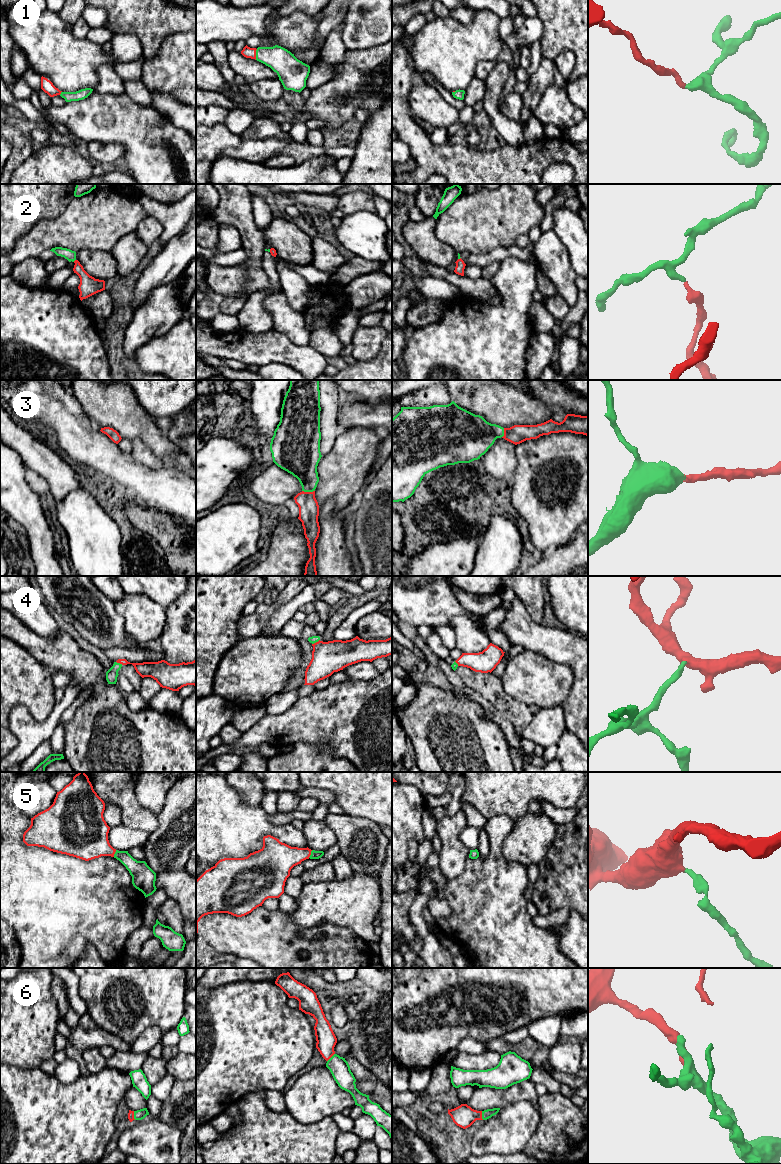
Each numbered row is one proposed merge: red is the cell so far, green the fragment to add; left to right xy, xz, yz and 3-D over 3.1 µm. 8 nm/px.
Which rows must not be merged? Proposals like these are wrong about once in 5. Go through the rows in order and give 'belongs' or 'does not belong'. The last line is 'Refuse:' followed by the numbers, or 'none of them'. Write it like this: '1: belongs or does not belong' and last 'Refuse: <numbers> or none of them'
1: belongs
2: belongs
3: belongs
4: belongs
5: belongs
6: belongs
Refuse: none of them

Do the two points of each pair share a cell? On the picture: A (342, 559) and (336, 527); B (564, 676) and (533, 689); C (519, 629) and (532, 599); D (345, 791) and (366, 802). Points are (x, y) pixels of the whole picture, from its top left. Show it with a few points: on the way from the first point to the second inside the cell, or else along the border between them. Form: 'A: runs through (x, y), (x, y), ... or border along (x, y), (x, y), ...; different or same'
A: runs through (336, 551), (336, 535); same
B: runs through (556, 680), (550, 683), (541, 683); same
C: border along (515, 595), (527, 613), (536, 622), (542, 624); different
D: runs through (350, 791), (355, 791), (361, 797); same

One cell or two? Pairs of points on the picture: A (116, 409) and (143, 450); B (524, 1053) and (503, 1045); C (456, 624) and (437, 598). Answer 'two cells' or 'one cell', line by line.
A: two cells
B: one cell
C: two cells

